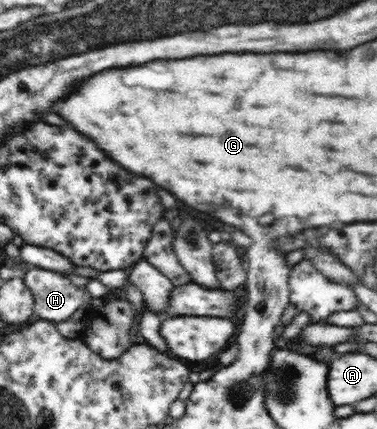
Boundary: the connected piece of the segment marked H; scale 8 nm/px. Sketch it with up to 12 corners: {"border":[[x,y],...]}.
{"border":[[31,265],[33,316],[65,322],[86,302],[63,273]]}

